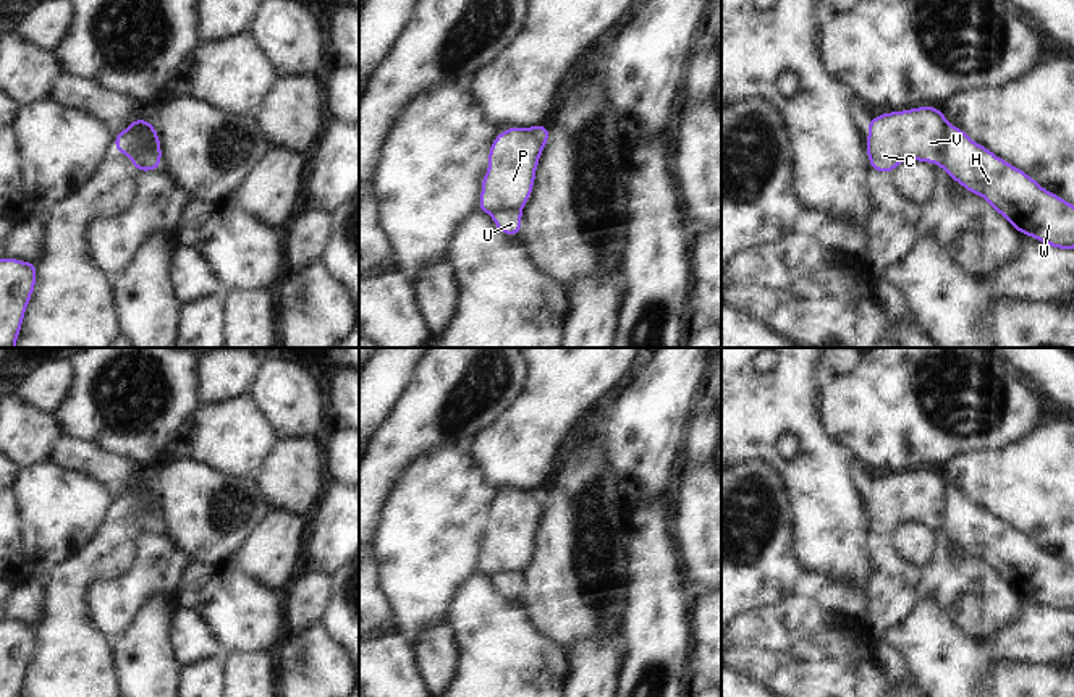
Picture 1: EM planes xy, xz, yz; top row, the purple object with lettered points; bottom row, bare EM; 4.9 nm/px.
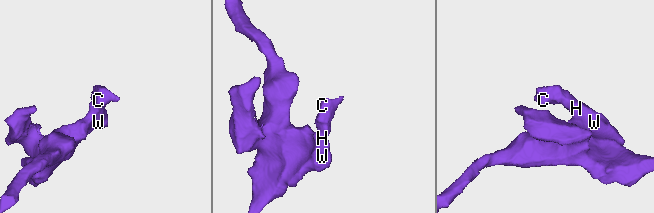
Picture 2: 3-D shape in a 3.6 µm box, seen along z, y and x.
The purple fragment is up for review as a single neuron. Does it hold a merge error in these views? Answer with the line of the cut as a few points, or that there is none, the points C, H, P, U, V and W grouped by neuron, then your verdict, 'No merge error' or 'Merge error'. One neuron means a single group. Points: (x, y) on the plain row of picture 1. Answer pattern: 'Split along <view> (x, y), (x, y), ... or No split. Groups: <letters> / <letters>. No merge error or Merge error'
Split along yz (950, 487), (945, 497), (945, 519), (938, 526). Groups: C P V / H U W. Merge error

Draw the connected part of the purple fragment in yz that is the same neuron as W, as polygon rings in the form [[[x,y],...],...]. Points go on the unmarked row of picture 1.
[[[948,488],[940,527],[969,555],[985,560],[1017,595],[1056,611],[1074,611],[1074,568],[970,503],[962,492]]]

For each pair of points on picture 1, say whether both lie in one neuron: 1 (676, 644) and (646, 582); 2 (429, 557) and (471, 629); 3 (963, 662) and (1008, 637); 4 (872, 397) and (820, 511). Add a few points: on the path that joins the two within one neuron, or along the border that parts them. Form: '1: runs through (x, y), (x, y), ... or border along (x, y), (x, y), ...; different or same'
1: runs through (662, 629), (655, 623), (654, 597); same
2: border along (471, 574), (455, 592), (442, 626); different
3: border along (984, 644), (990, 660); different
4: border along (819, 409), (825, 429), (838, 442); different

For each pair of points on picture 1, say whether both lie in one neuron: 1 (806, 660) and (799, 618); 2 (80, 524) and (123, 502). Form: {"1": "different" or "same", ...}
{"1": "same", "2": "different"}

